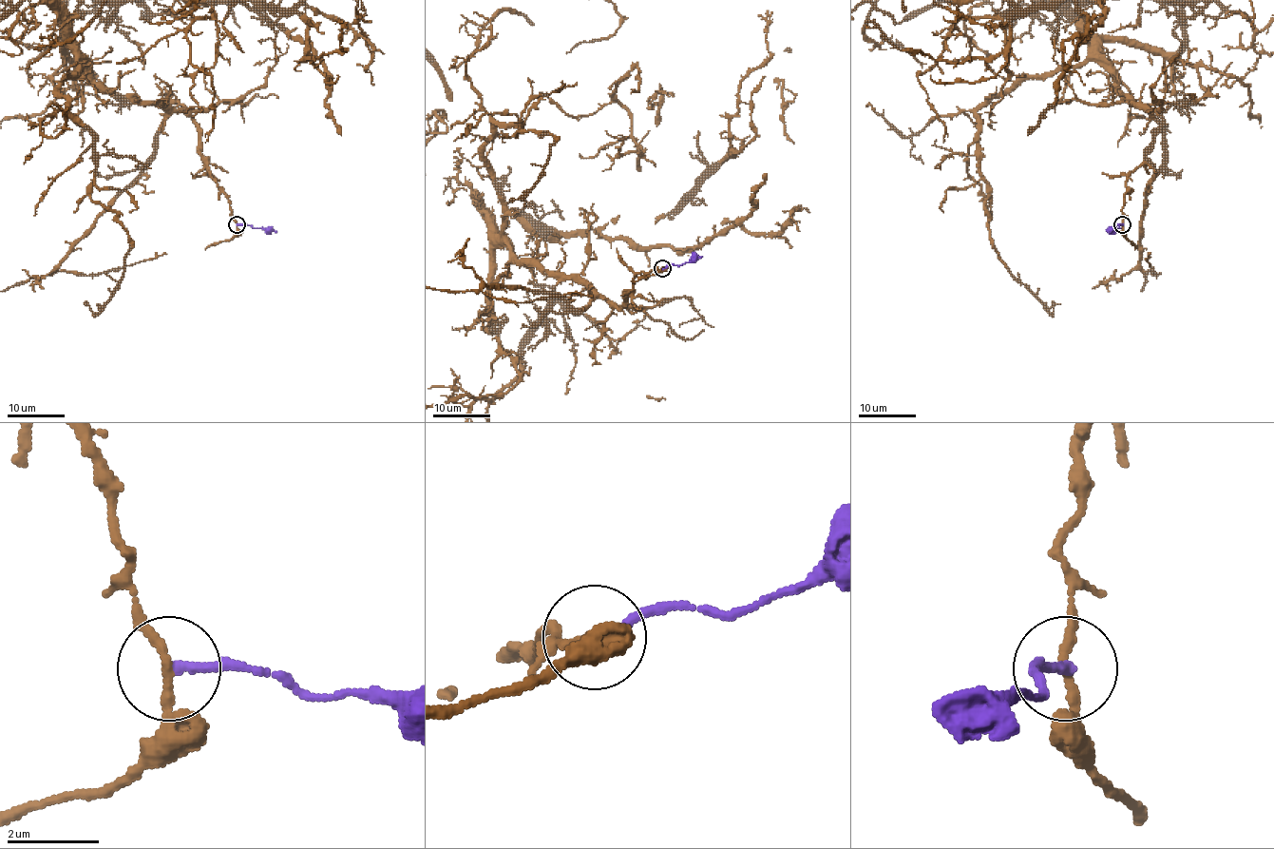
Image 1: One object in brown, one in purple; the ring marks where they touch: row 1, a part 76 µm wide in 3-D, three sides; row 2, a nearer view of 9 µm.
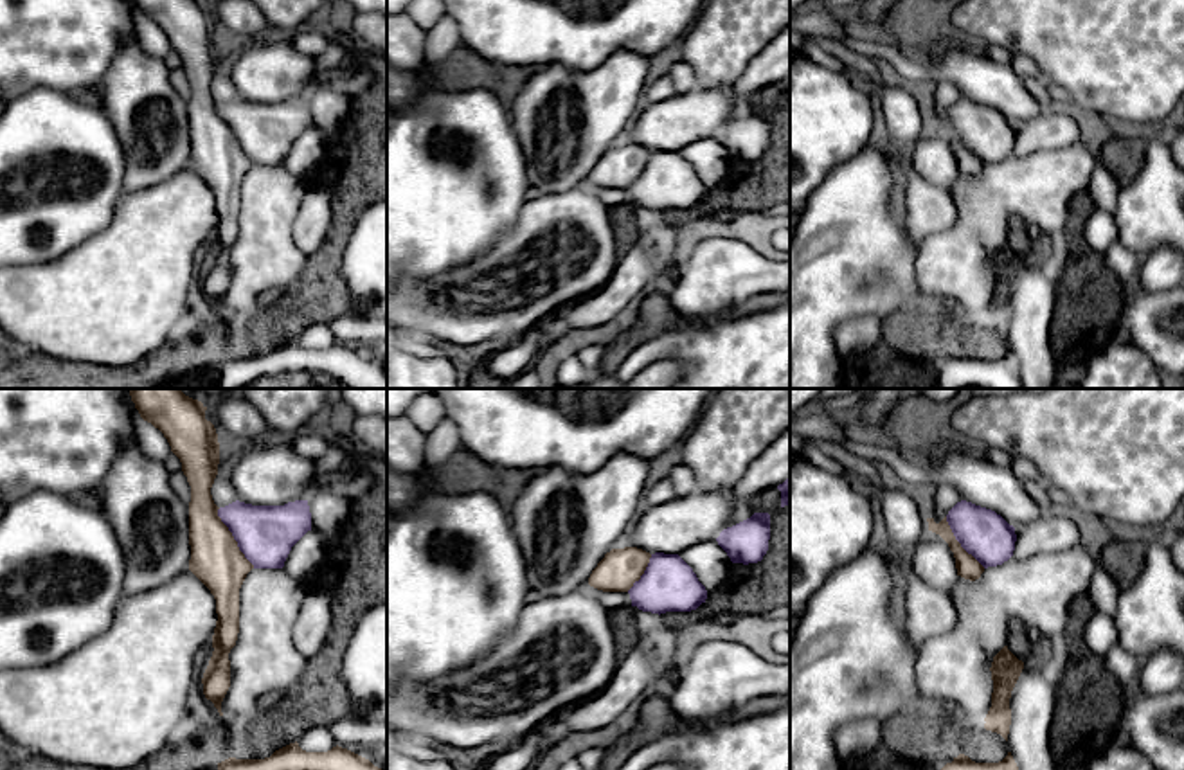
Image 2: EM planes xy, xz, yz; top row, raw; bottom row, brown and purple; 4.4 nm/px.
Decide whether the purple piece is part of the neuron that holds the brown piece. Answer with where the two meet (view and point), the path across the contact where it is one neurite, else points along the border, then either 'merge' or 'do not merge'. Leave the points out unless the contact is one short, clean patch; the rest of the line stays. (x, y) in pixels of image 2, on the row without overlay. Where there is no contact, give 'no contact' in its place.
xy (233, 135) | along xy (218, 105), (220, 117), (254, 164) | do not merge

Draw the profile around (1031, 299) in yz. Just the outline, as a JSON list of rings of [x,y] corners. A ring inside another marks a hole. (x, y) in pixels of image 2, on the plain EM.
[[[1022,266],[1009,295],[1009,349],[1018,363],[1022,389],[1054,389],[1051,349],[1054,281],[1049,268]]]

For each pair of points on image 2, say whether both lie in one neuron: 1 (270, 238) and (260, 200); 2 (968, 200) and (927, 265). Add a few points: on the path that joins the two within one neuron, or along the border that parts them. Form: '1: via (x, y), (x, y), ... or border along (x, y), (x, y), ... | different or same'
1: via (267, 229), (267, 209) | same
2: via (968, 216), (968, 225), (943, 250) | same

